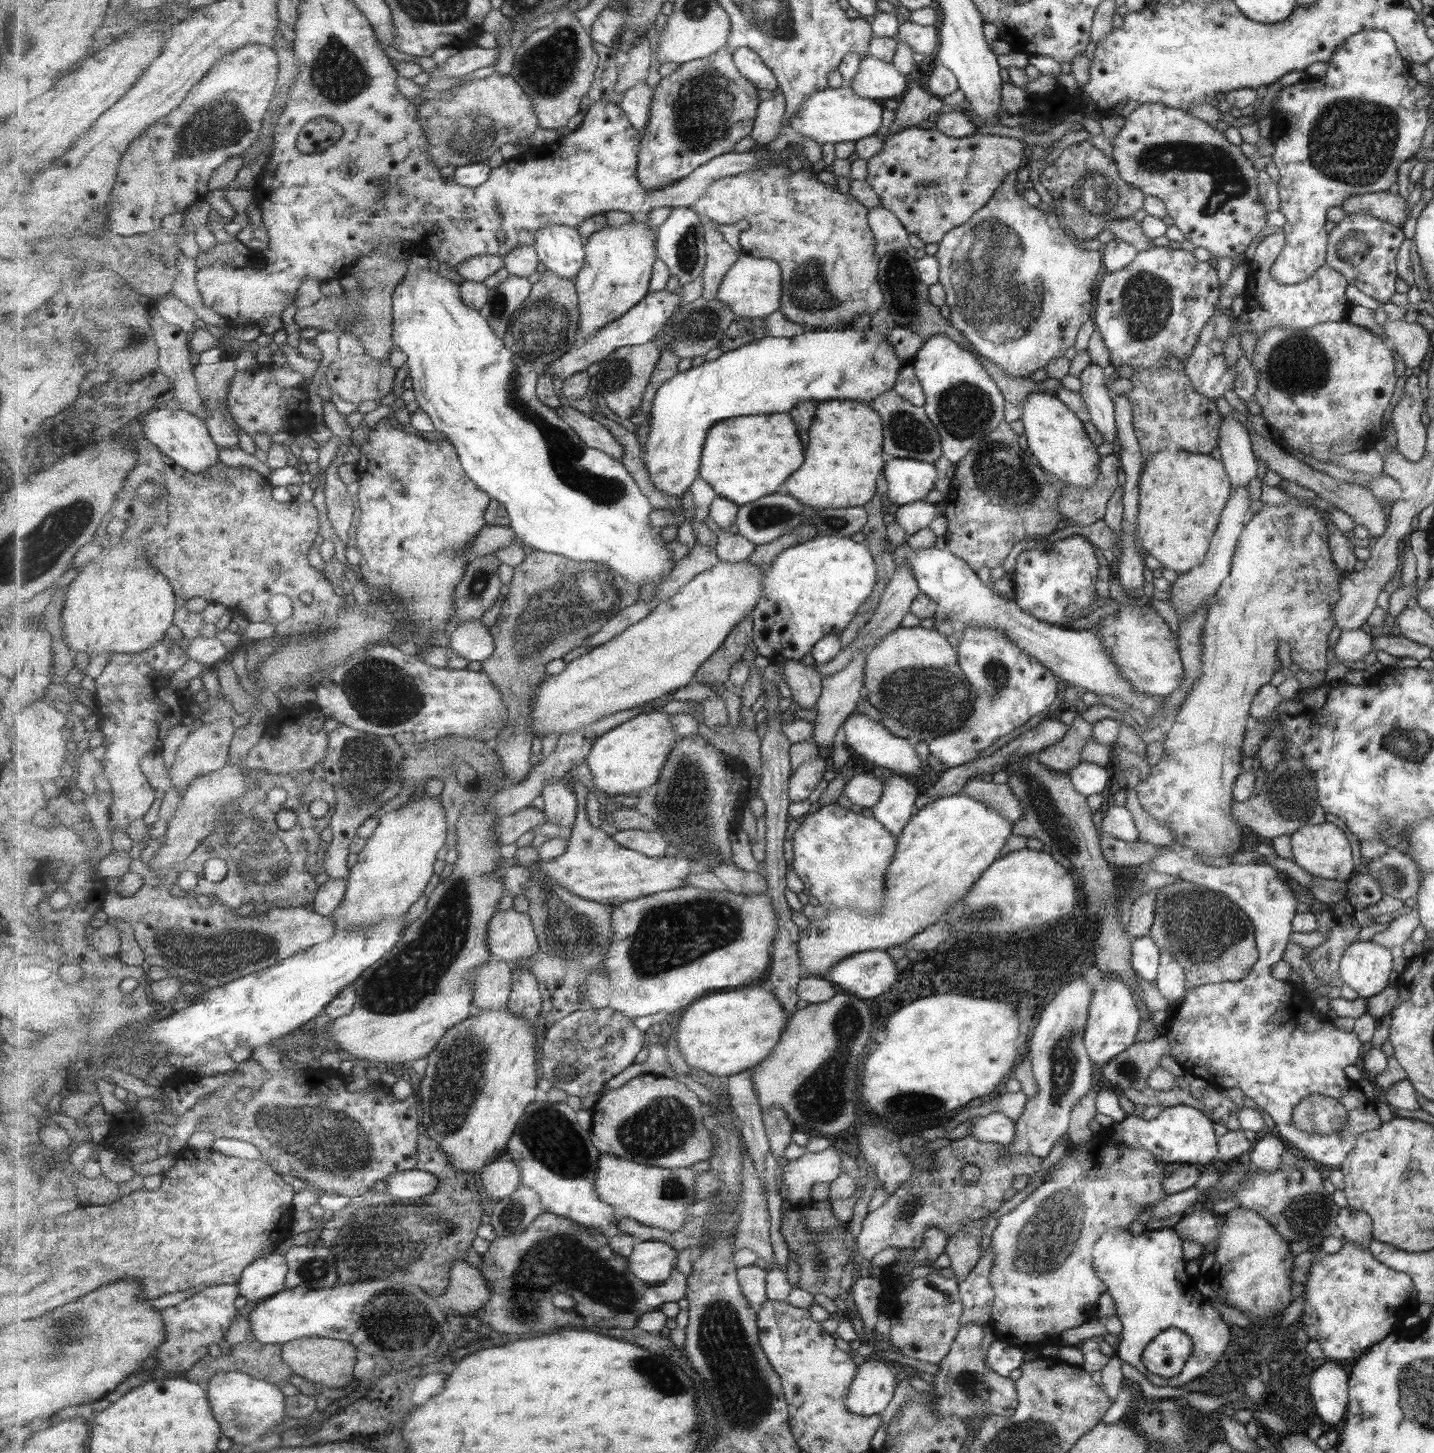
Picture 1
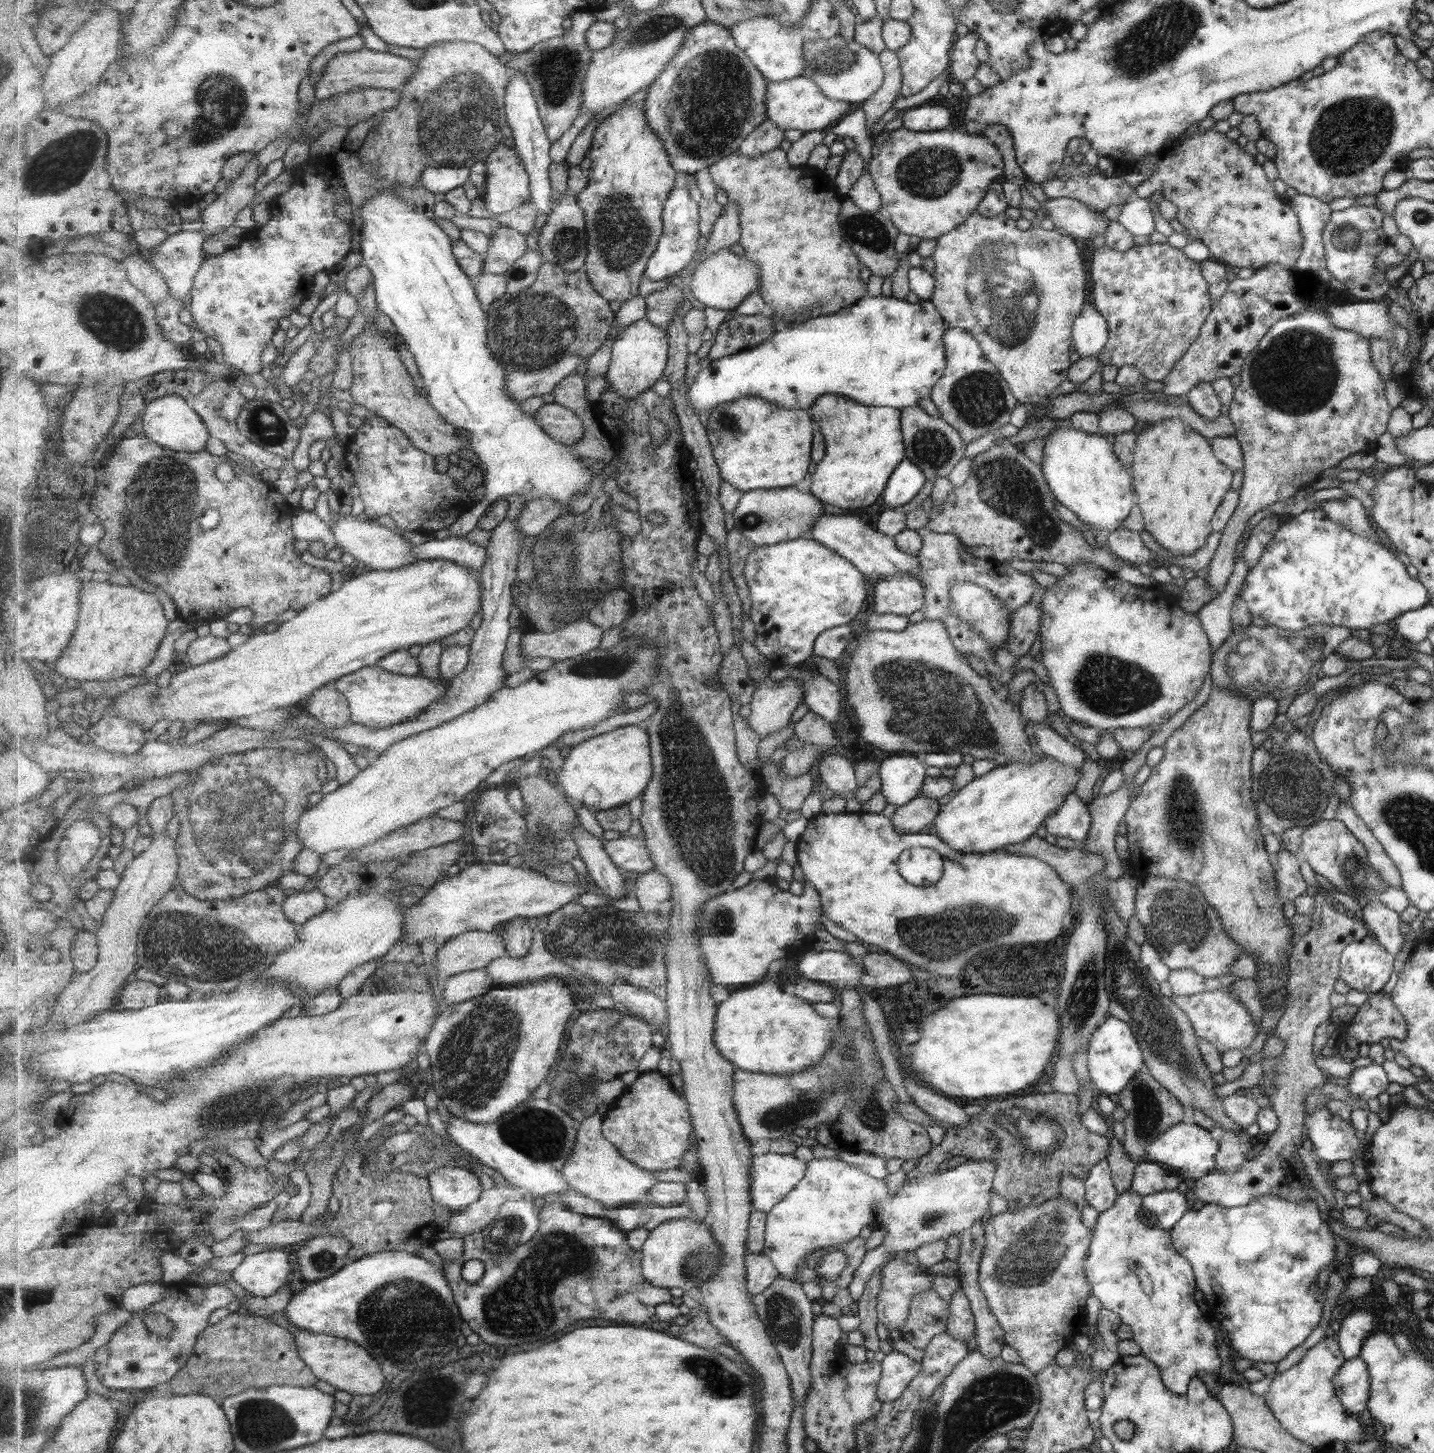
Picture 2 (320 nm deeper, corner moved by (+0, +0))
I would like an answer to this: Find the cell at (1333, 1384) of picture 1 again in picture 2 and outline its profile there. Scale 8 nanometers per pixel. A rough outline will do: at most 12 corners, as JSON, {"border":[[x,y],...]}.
{"border":[[1344,1359],[1332,1378],[1349,1412],[1365,1410],[1370,1390],[1366,1362]]}

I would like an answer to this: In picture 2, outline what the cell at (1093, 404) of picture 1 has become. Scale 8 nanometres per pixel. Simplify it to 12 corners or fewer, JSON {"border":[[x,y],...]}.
{"border":[[1085,304],[1073,321],[1073,346],[1081,357],[1103,348],[1106,320]]}

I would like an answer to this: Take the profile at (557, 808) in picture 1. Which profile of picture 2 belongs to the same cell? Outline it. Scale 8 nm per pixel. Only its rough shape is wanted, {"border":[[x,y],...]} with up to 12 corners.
{"border":[[576,830],[580,856],[599,891],[625,898],[627,880],[603,841]]}

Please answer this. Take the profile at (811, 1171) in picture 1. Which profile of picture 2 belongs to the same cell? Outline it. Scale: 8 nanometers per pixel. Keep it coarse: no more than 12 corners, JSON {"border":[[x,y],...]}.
{"border":[[753,1157],[752,1206],[769,1213],[805,1178],[808,1163]]}

